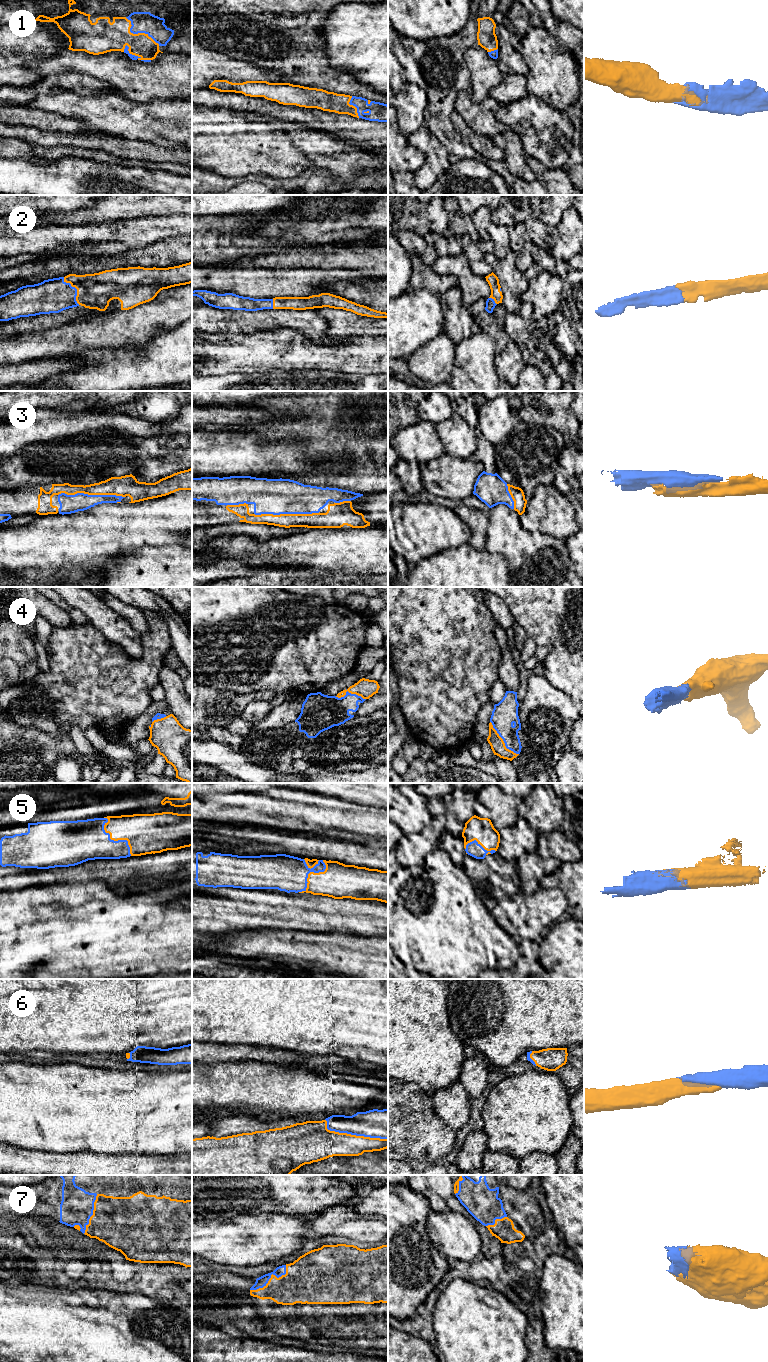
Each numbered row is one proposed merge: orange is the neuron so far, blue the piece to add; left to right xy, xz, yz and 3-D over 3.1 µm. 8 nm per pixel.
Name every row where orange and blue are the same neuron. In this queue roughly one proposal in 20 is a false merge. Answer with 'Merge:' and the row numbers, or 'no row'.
Merge: 1, 2, 3, 4, 5, 6, 7

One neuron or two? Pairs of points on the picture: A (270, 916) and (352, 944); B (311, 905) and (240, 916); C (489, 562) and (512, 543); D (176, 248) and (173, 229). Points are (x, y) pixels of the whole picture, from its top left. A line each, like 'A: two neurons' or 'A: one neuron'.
A: two neurons
B: one neuron
C: two neurons
D: two neurons

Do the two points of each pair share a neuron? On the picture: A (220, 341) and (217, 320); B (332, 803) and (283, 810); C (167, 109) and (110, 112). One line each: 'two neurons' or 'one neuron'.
A: two neurons
B: one neuron
C: one neuron

